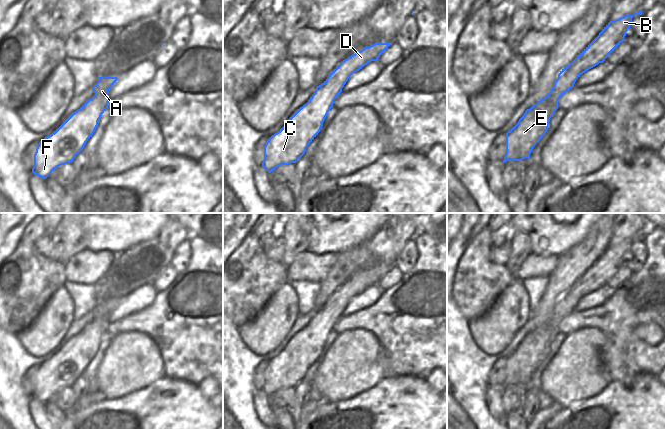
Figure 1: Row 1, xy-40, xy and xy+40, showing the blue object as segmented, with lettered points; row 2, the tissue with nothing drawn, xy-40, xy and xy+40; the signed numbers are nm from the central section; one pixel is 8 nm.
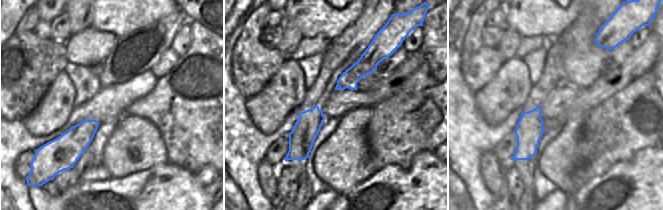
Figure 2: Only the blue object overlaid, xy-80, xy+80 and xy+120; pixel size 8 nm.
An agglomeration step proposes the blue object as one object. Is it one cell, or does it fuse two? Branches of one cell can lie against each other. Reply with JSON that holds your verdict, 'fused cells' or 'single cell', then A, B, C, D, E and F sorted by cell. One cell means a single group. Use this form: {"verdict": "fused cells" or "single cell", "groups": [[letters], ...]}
{"verdict": "single cell", "groups": [["A", "B", "C", "D", "E", "F"]]}

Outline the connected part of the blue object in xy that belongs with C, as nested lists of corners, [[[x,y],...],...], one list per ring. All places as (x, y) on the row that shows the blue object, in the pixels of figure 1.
[[[375,43],[365,47],[361,51],[343,60],[328,76],[328,78],[316,87],[315,93],[308,102],[300,107],[286,122],[285,126],[272,135],[264,146],[264,160],[262,167],[271,173],[281,165],[296,163],[306,152],[306,148],[320,132],[323,122],[333,107],[334,100],[342,92],[342,88],[350,76],[362,69],[371,61],[378,61],[378,58],[388,49],[390,43]]]

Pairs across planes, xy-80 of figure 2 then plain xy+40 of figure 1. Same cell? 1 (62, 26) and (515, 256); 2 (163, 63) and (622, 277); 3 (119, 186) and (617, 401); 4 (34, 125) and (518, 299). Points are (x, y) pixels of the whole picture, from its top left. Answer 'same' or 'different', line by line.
1: different
2: same
3: same
4: same

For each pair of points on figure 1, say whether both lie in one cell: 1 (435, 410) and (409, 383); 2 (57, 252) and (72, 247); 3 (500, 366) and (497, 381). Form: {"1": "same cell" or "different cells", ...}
{"1": "same cell", "2": "different cells", "3": "same cell"}

